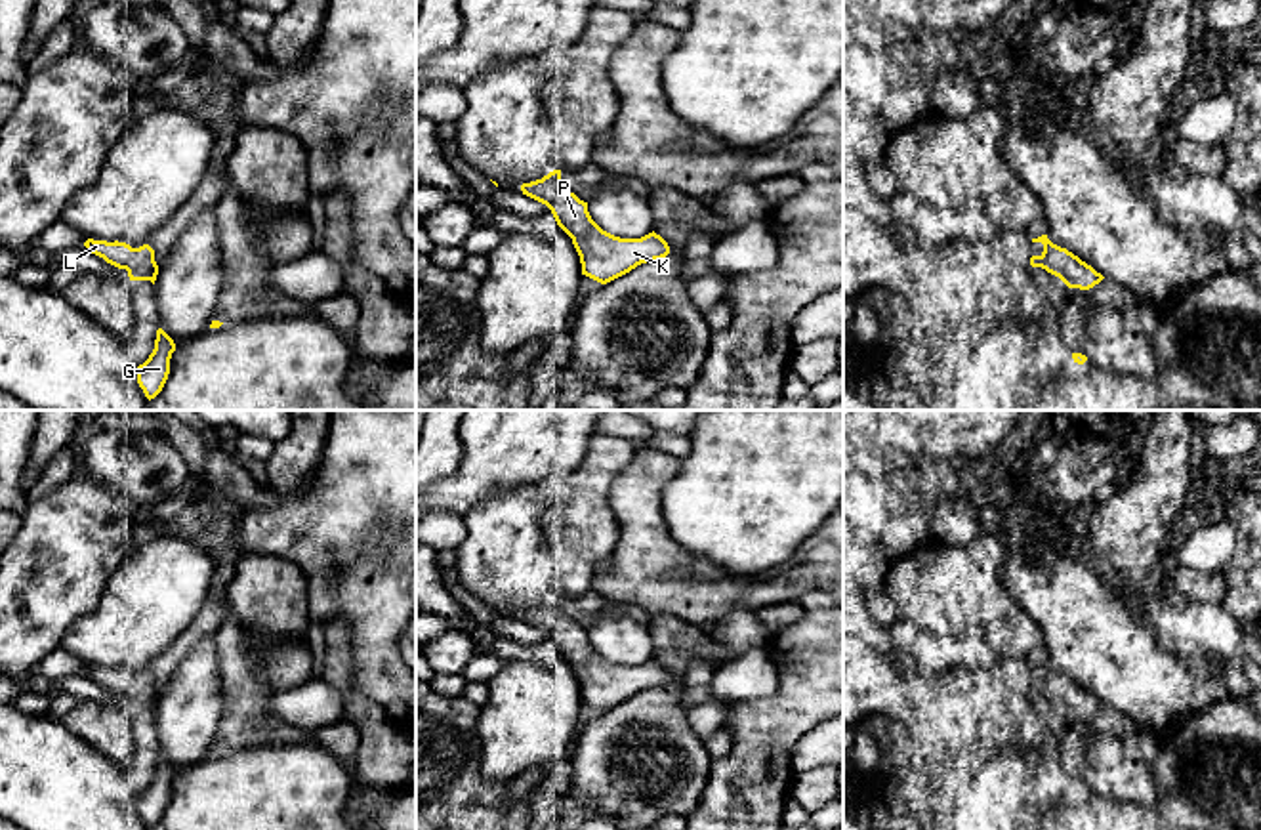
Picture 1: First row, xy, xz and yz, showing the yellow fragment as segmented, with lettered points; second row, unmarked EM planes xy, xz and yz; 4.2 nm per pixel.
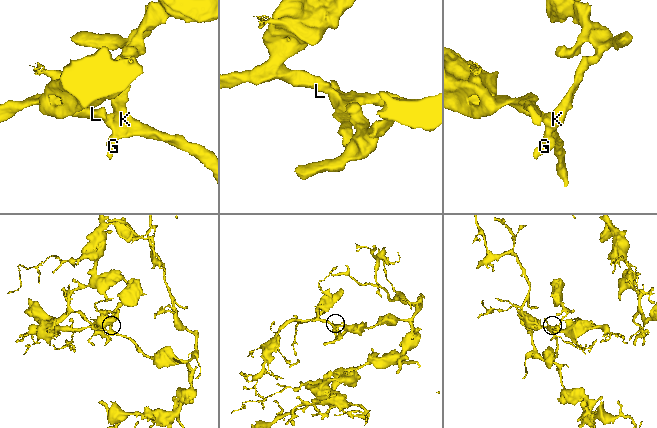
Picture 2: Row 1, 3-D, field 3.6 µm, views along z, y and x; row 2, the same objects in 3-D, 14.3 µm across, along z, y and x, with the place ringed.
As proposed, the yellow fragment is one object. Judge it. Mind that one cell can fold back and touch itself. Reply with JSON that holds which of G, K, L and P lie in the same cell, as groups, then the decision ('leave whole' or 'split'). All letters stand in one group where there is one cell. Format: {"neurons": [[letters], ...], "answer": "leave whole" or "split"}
{"neurons": [["G", "K", "L", "P"]], "answer": "leave whole"}

